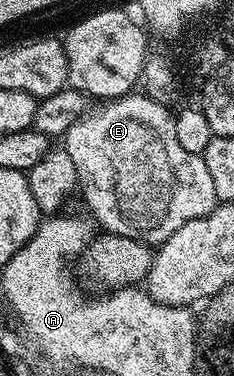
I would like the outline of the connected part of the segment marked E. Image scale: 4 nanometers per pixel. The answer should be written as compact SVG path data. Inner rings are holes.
M144 92L125 94L122 98L114 98L97 105L100 107L96 111L93 109L91 112L81 115L80 118L74 120L74 124L71 124L69 130L62 137L62 148L66 152L70 152L70 160L74 160L79 193L81 195L84 193L84 202L90 210L88 212L99 225L100 222L104 225L103 229L107 233L117 234L118 236L130 236L130 240L138 240L139 242L159 244L165 242L170 236L174 236L174 232L178 232L178 228L182 228L182 224L186 224L190 220L206 217L218 205L218 199L214 192L214 179L210 177L210 168L206 168L201 155L194 152L186 152L186 148L182 148L182 144L178 141L178 135L174 132L176 119L173 111L168 111L164 105L163 101L157 100Z

